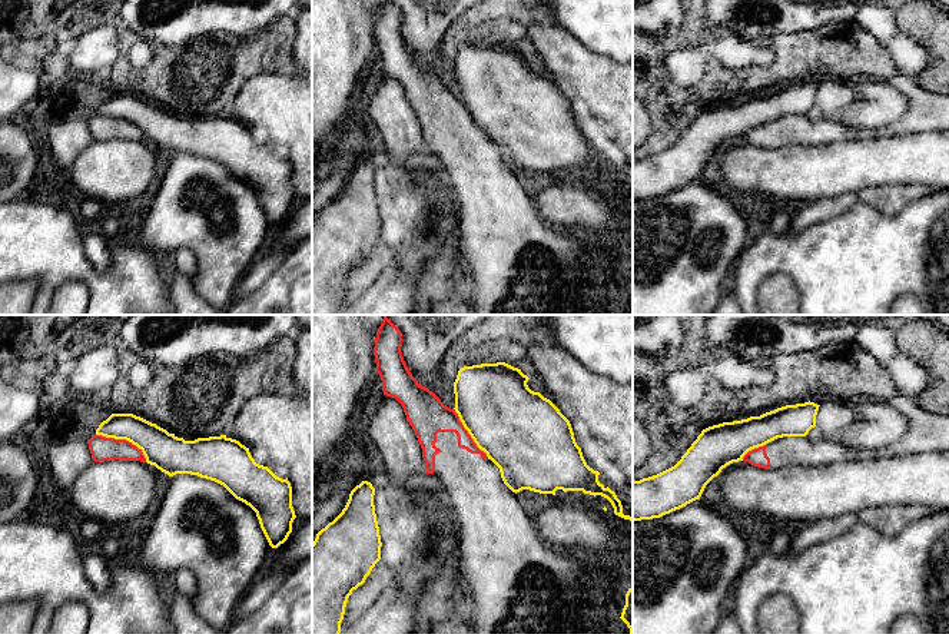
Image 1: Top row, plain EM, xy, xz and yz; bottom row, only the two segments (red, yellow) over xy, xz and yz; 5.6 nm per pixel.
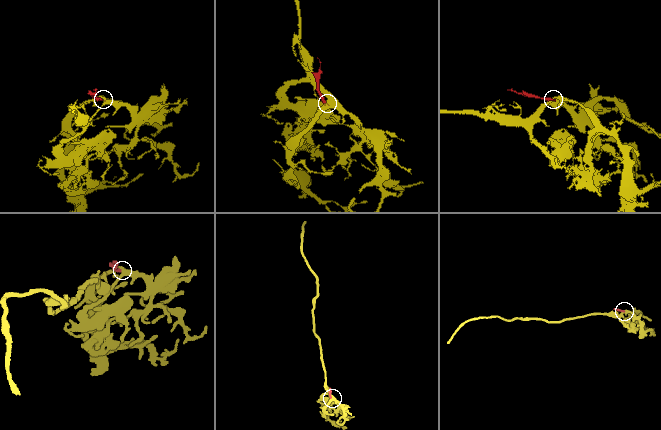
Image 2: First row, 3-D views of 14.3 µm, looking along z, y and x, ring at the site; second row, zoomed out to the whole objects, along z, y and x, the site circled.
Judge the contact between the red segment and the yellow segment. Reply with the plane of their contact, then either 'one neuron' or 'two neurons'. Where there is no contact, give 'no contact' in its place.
xy | two neurons

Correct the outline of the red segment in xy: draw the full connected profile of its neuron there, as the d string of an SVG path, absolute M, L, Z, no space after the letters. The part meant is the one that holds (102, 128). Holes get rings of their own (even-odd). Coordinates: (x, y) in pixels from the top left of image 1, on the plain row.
M93 114L87 123L94 142L112 139L146 142L142 129L126 119Z

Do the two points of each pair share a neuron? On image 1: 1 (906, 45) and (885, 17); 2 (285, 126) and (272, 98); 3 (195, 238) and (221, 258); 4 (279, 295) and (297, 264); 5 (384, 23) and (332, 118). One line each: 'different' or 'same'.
1: same
2: same
3: same
4: same
5: different

